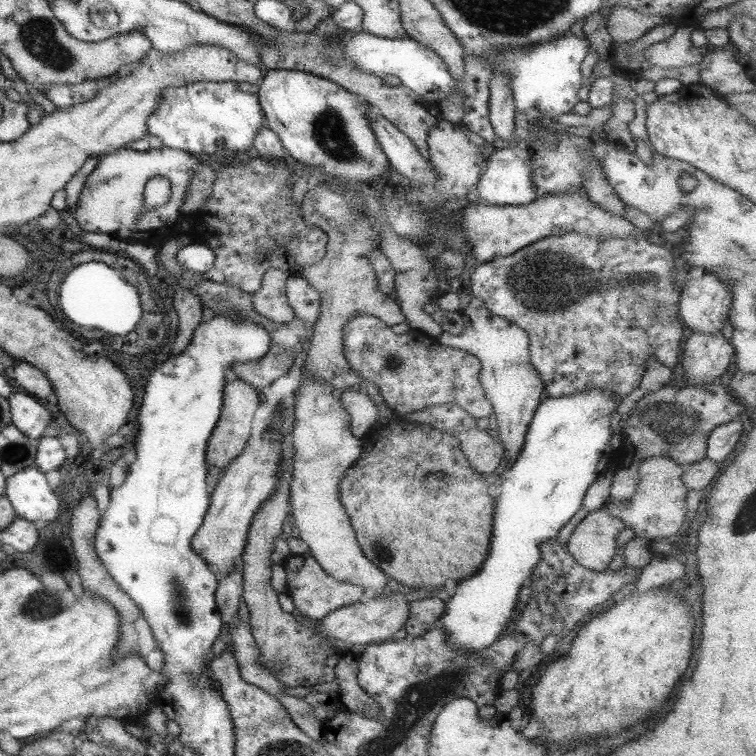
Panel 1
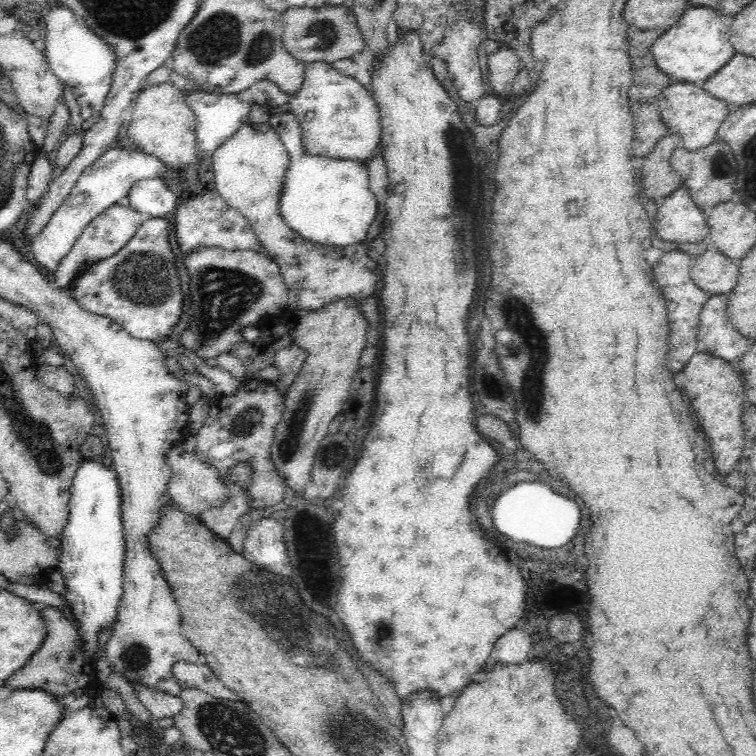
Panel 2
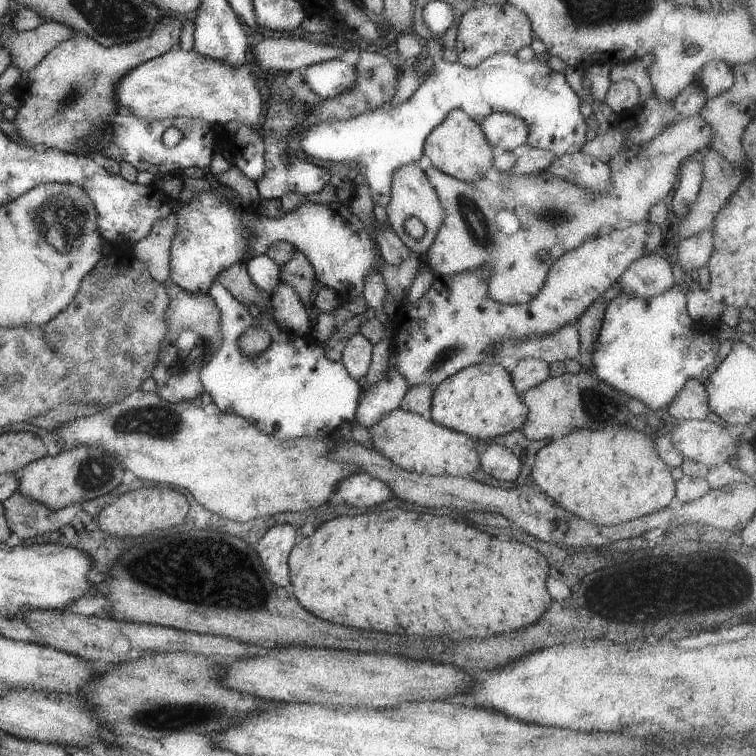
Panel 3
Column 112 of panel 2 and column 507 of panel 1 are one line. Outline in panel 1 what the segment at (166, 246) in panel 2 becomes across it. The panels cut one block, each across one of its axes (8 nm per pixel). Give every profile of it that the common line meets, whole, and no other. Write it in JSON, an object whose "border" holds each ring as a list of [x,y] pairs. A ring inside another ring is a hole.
{"border":[[[634,229],[634,233],[625,237],[609,237],[607,239],[595,239],[591,236],[583,236],[574,231],[563,232],[557,236],[547,236],[541,240],[518,248],[515,252],[500,257],[497,255],[491,260],[478,263],[469,275],[468,292],[483,302],[484,307],[493,315],[504,318],[510,324],[521,328],[528,337],[528,354],[530,364],[535,368],[543,388],[549,398],[561,396],[573,396],[577,392],[613,392],[615,404],[619,404],[626,395],[638,387],[639,381],[645,371],[647,357],[653,357],[658,364],[669,369],[677,368],[677,355],[679,352],[679,340],[683,334],[683,328],[677,321],[679,286],[675,285],[676,262],[672,253],[663,247],[660,241],[650,240],[640,229]]]}

